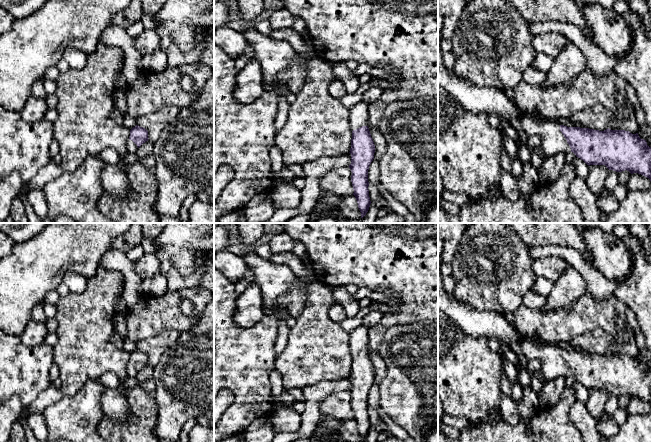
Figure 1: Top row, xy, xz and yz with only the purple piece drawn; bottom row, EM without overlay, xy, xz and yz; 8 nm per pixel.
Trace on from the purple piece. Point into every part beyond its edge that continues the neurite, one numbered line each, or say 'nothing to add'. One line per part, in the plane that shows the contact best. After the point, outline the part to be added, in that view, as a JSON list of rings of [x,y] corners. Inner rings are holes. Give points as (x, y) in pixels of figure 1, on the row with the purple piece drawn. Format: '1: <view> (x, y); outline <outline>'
1: yz (473, 98); outline [[[438,46],[438,86],[456,99],[472,113],[496,114],[506,119],[517,132],[542,138],[544,157],[571,152],[560,125],[553,121],[533,119],[528,112],[520,113],[517,106],[504,91],[495,88],[480,88],[469,80],[459,77],[453,69],[447,69],[443,62],[443,51]]]

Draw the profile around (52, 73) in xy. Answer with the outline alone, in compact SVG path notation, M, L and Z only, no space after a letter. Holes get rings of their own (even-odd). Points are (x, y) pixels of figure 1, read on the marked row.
M52 66L49 68L45 74L44 74L44 79L49 79L49 80L56 80L60 75L60 71L57 69L56 66Z

